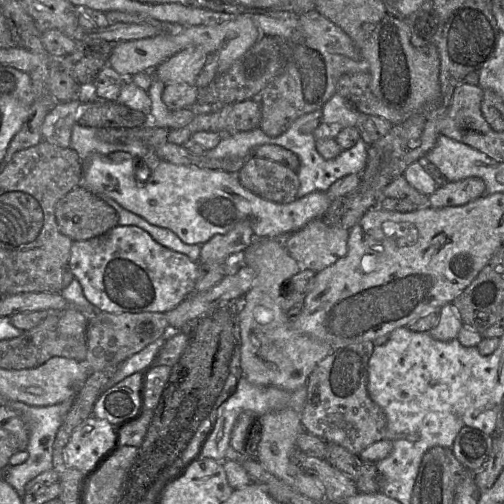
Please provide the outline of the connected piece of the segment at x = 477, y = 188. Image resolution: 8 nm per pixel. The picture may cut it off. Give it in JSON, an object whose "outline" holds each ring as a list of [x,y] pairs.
{"outline":[[[469,177],[439,186],[429,196],[428,205],[433,208],[461,206],[485,194],[484,181],[478,177]]]}

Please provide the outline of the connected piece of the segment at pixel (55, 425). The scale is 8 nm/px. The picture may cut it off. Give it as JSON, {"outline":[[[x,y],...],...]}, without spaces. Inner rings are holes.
{"outline":[[[73,399],[44,407],[30,406],[22,402],[1,403],[17,412],[22,417],[29,432],[29,442],[26,448],[26,451],[29,454],[28,459],[24,463],[19,465],[8,465],[3,470],[1,477],[15,489],[15,491],[21,498],[23,498],[26,494],[25,486],[30,480],[45,471],[53,469],[52,454],[55,437],[58,429],[60,428],[73,404]]]}

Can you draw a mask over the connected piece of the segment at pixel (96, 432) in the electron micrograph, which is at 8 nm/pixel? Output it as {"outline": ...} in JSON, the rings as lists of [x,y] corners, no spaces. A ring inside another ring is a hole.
{"outline":[[[90,416],[73,431],[64,447],[66,464],[88,474],[102,457],[114,449],[118,429],[106,420]]]}

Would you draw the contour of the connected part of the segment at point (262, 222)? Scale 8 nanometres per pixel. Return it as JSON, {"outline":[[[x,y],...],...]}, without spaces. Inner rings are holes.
{"outline":[[[94,155],[85,164],[82,162],[82,184],[80,186],[84,186],[95,195],[112,198],[121,207],[141,216],[153,225],[170,229],[189,245],[202,245],[217,234],[229,232],[242,220],[252,222],[254,238],[283,240],[285,236],[302,229],[309,222],[321,218],[332,203],[326,192],[315,191],[291,203],[279,204],[255,195],[241,185],[237,175],[226,171],[172,164],[165,160],[160,160],[150,173],[148,166],[149,164],[145,160],[138,157],[114,162],[108,156]]]}

